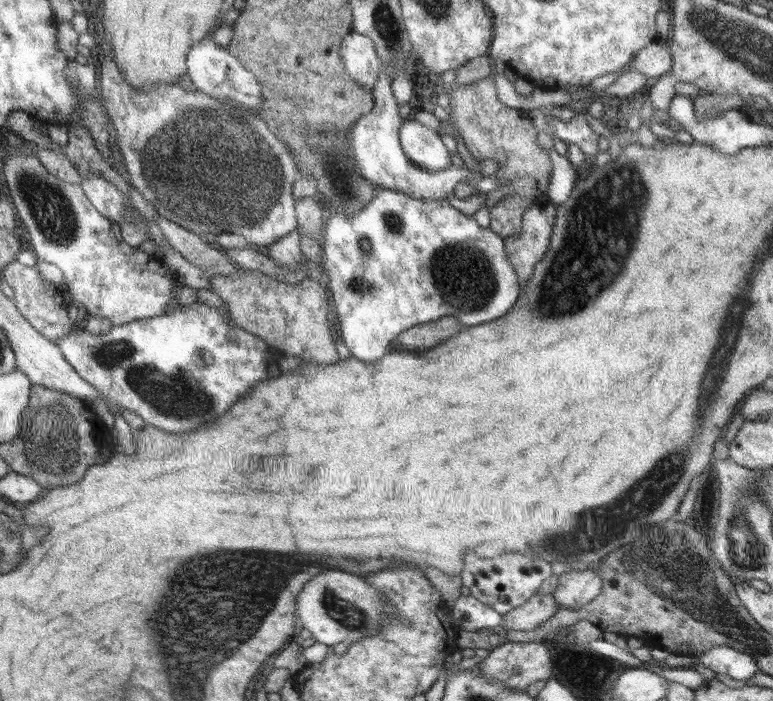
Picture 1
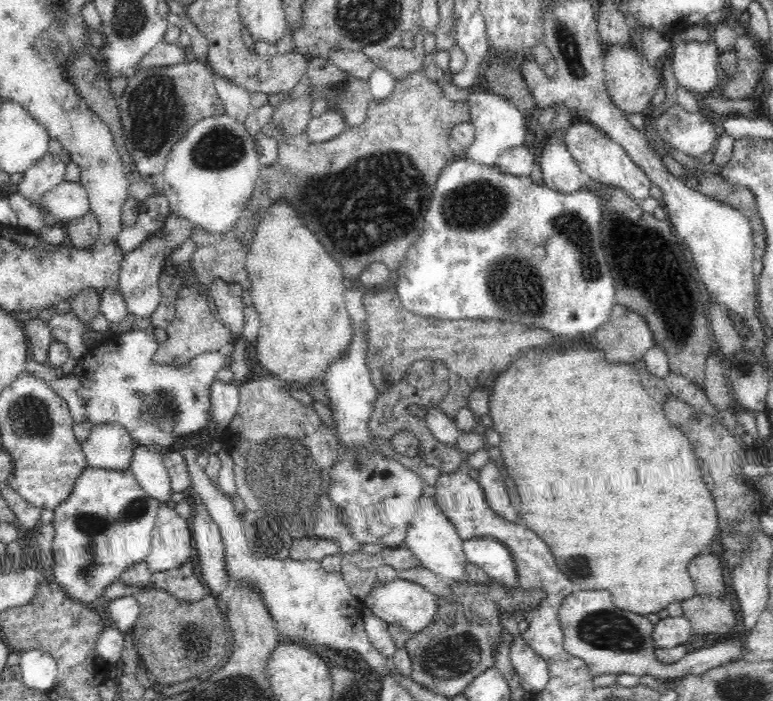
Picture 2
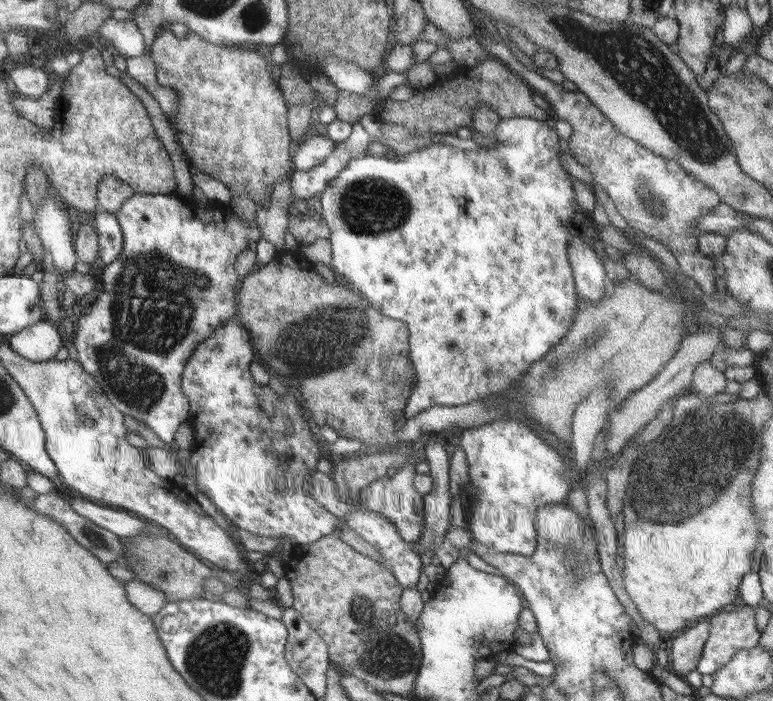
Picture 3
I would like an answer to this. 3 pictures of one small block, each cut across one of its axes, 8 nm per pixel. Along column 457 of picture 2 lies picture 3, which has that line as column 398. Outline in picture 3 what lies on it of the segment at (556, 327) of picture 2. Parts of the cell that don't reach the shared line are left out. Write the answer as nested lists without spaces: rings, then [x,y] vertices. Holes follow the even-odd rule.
[[[500,118],[492,138],[496,141],[488,149],[465,151],[444,145],[432,145],[413,150],[397,160],[362,156],[352,158],[342,173],[331,181],[327,189],[319,194],[324,220],[330,228],[329,241],[332,245],[330,268],[346,281],[351,288],[360,291],[372,305],[385,315],[410,327],[410,356],[415,366],[417,384],[404,409],[407,418],[413,418],[422,410],[432,406],[463,406],[480,398],[496,395],[509,390],[512,381],[524,377],[539,360],[543,360],[554,346],[562,342],[578,314],[577,288],[575,275],[568,259],[568,246],[572,238],[582,238],[582,242],[601,251],[604,246],[596,235],[596,221],[592,213],[582,209],[576,201],[576,193],[570,181],[570,173],[560,162],[561,138],[555,128],[544,120],[536,118]]]

